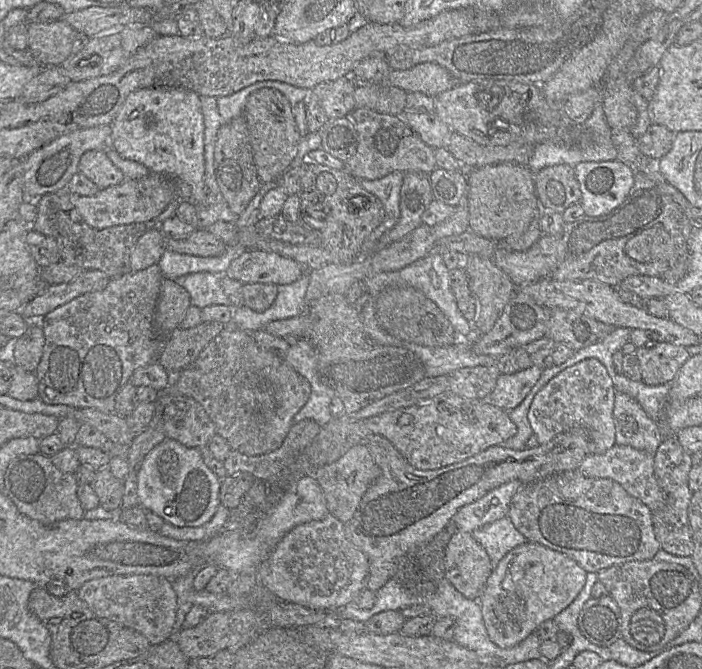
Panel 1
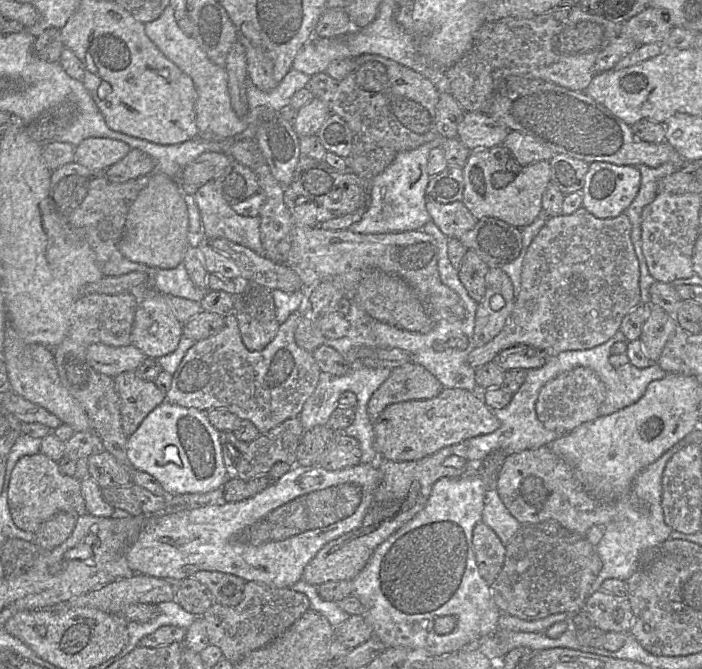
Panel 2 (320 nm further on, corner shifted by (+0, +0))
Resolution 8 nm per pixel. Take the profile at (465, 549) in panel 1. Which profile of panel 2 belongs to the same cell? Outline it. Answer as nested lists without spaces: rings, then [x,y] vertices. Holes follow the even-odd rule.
[[[481,521],[473,529],[472,543],[479,573],[484,581],[491,585],[503,567],[505,545],[493,530]]]

